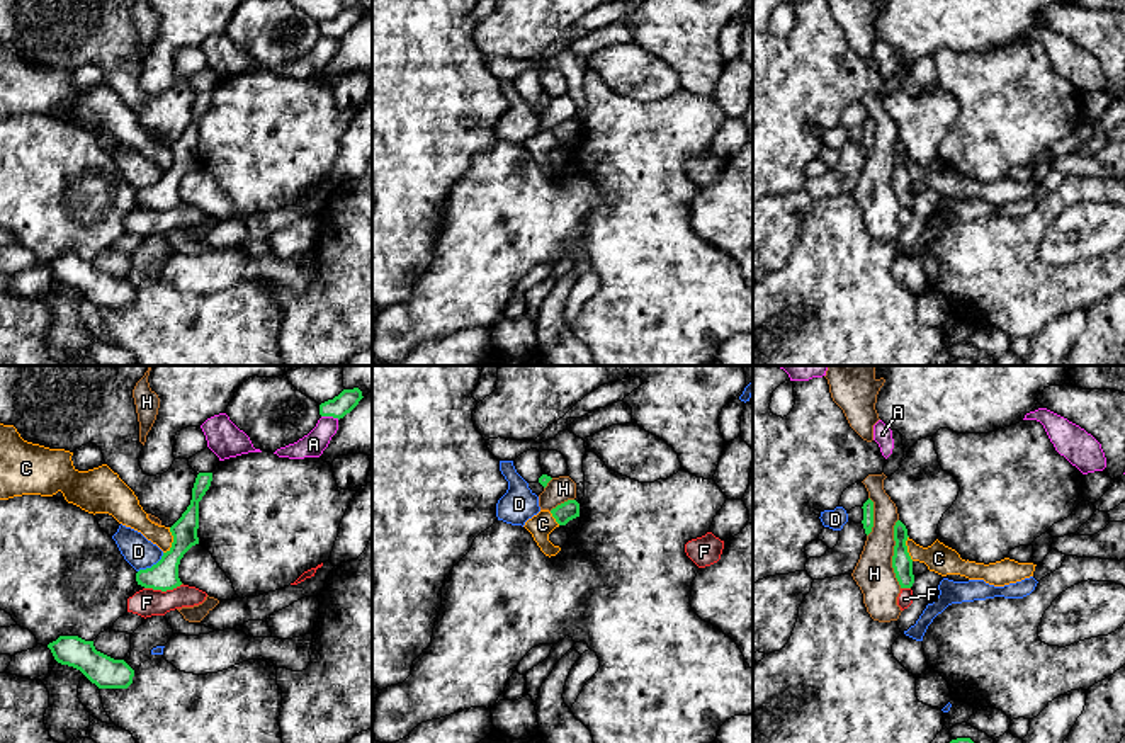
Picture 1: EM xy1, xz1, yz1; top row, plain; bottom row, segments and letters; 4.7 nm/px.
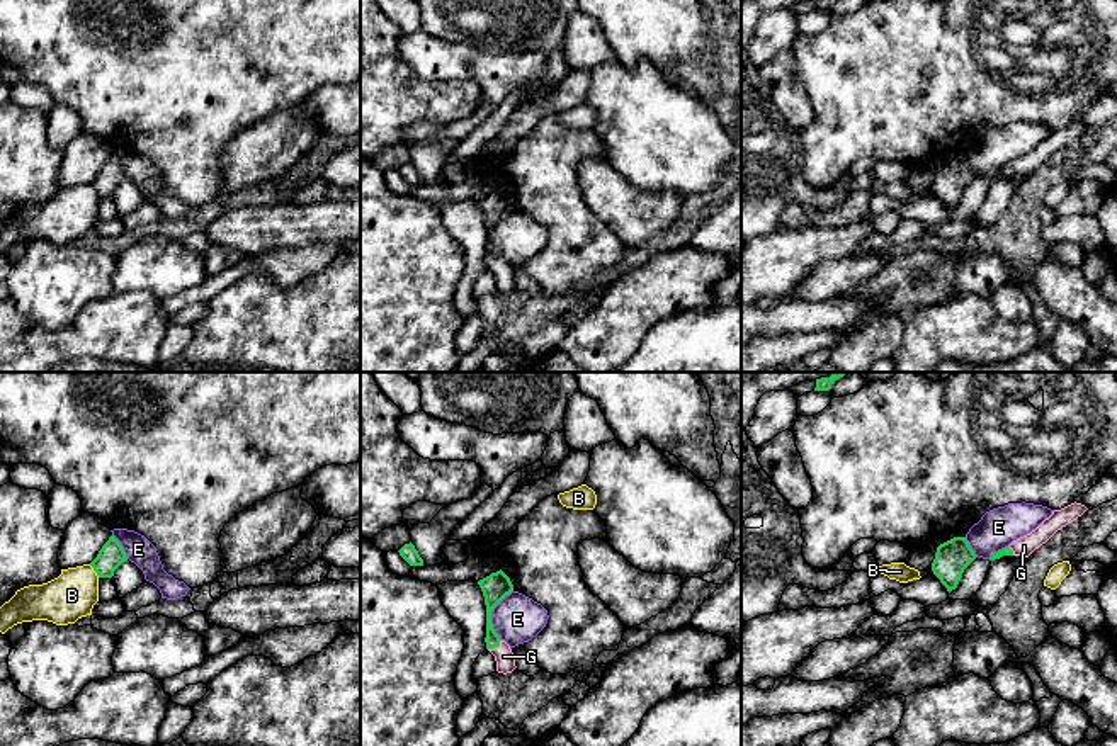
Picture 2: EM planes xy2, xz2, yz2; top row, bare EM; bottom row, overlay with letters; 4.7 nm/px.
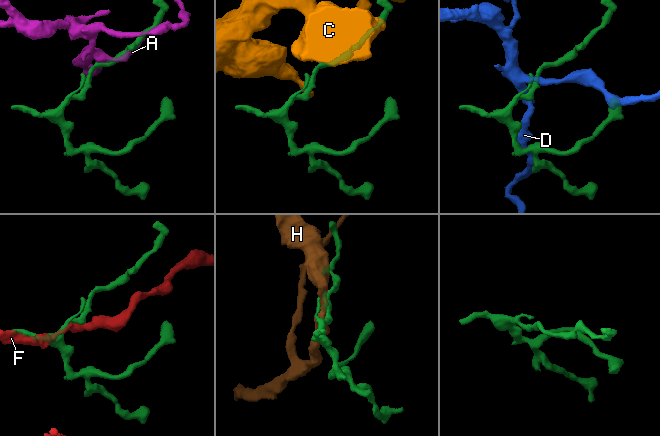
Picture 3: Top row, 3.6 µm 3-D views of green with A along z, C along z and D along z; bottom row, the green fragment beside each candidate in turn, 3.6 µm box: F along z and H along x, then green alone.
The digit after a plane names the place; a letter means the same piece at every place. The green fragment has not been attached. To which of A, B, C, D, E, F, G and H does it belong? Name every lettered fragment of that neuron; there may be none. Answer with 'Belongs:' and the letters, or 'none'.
Belongs: G

